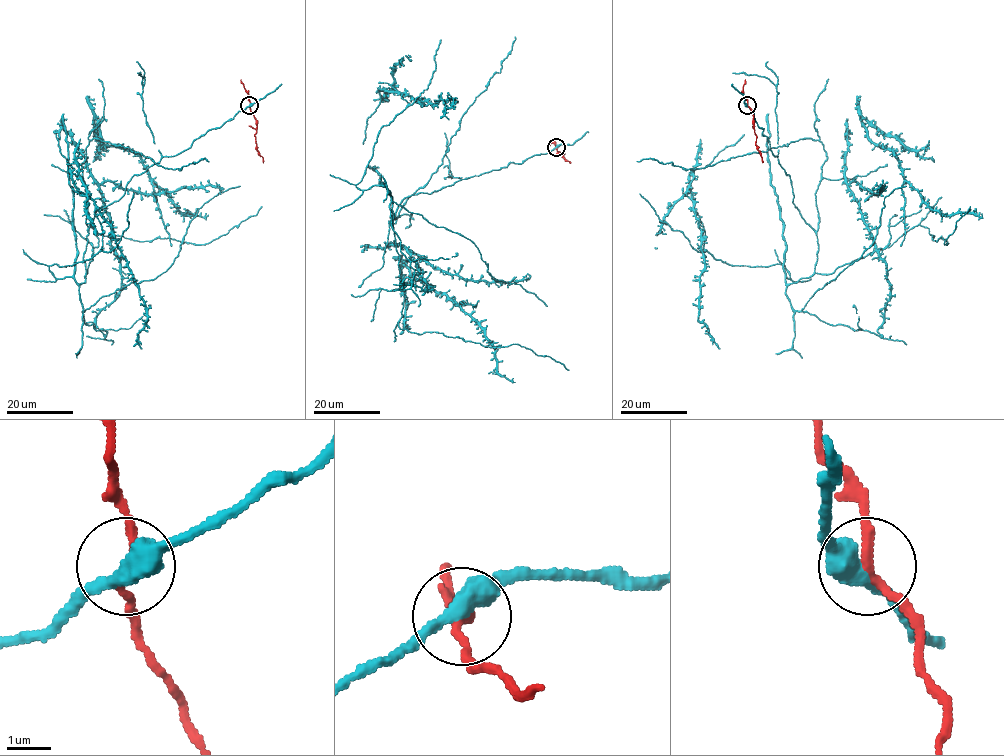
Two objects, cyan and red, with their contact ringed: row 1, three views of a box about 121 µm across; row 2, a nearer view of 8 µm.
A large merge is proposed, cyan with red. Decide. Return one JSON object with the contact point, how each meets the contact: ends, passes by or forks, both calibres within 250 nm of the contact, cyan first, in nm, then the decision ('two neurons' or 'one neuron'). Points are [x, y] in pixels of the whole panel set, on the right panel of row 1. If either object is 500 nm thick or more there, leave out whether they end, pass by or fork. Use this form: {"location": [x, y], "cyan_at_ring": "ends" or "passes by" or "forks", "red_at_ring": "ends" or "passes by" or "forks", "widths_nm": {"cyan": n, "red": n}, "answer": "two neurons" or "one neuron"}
{"location": [747, 105], "cyan_at_ring": "passes by", "red_at_ring": "passes by", "widths_nm": {"cyan": 440, "red": 190}, "answer": "two neurons"}

